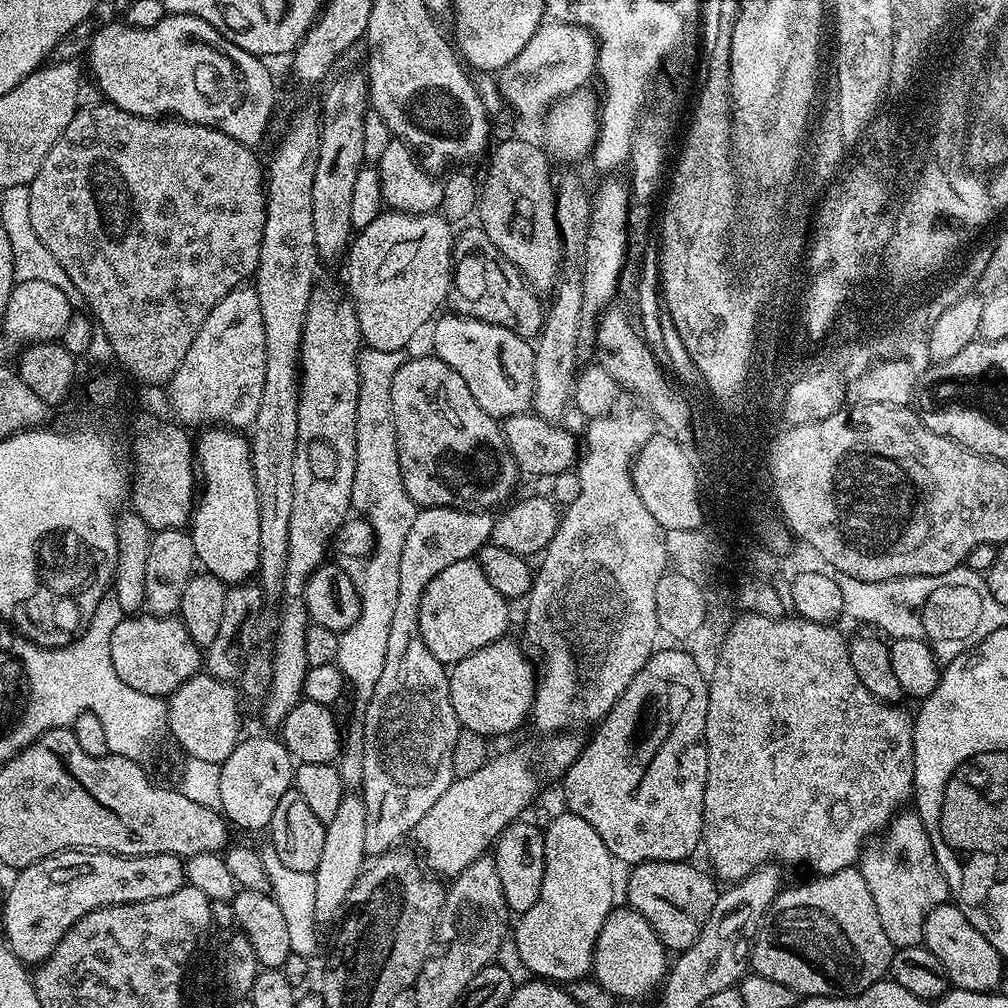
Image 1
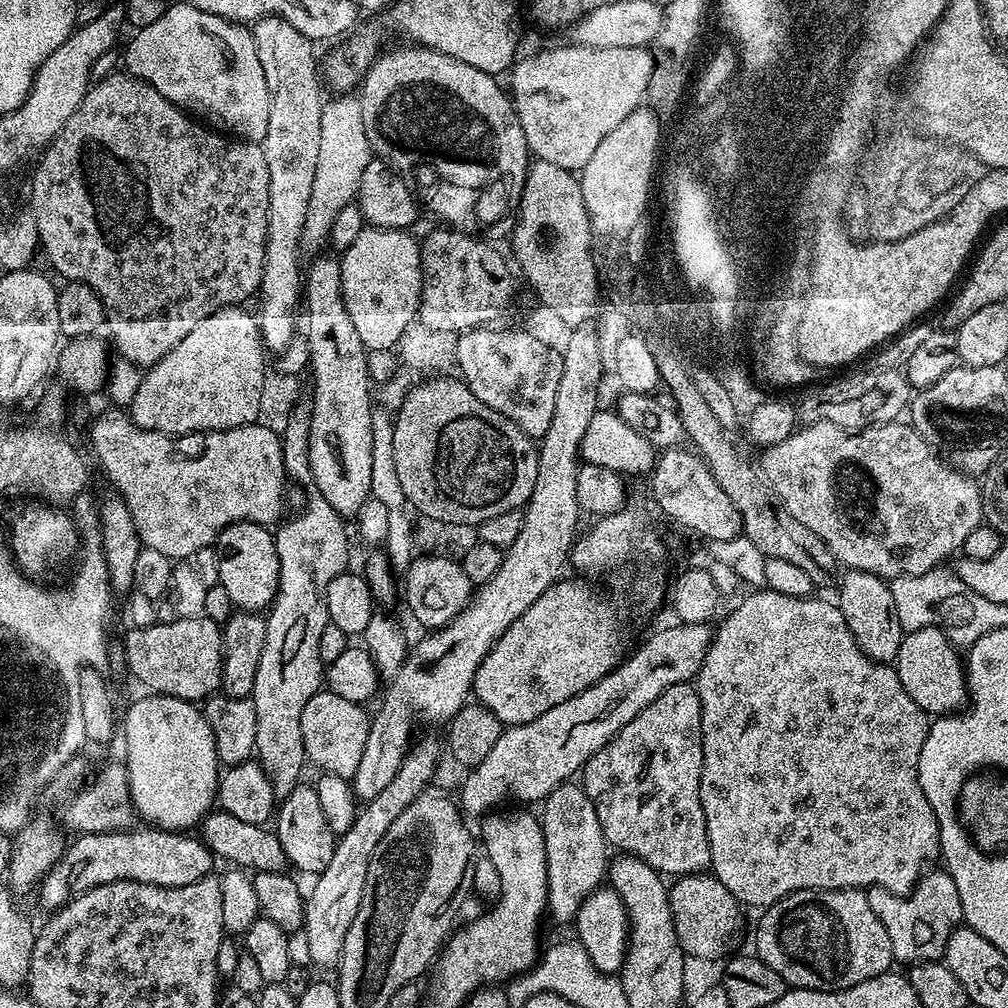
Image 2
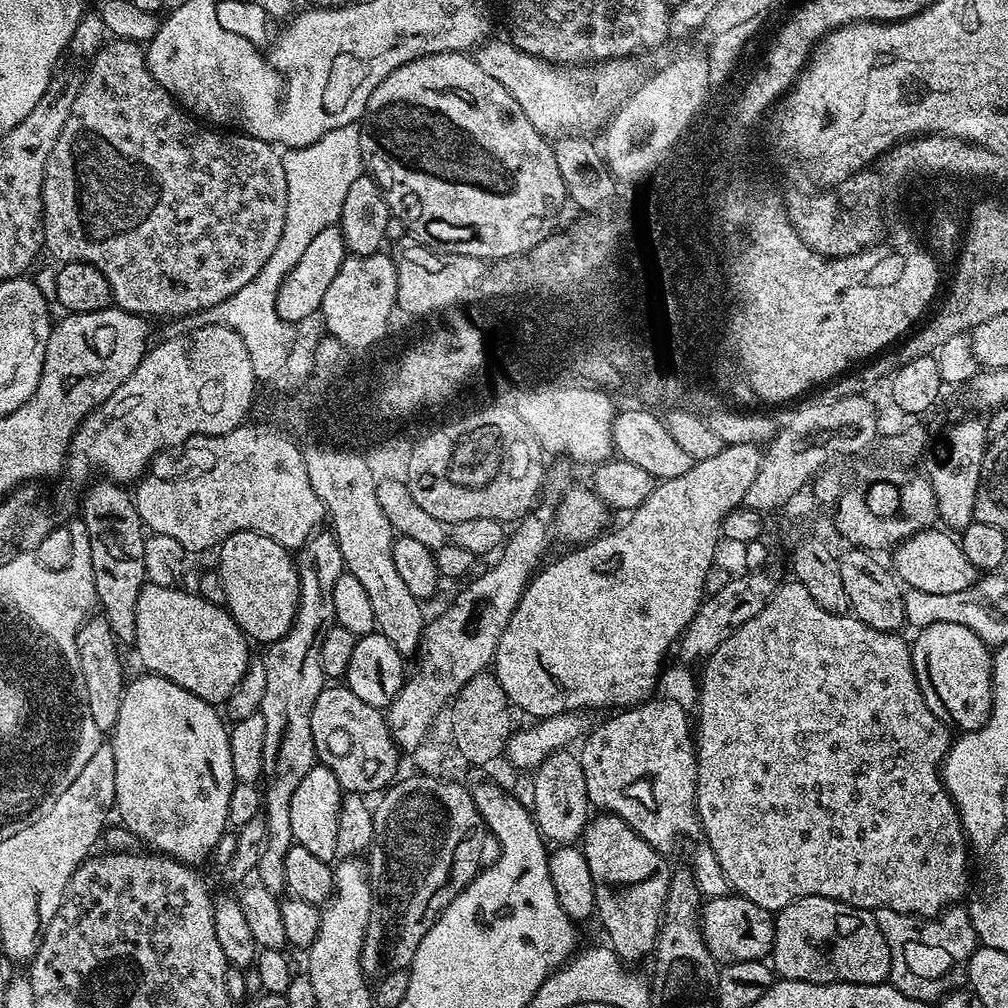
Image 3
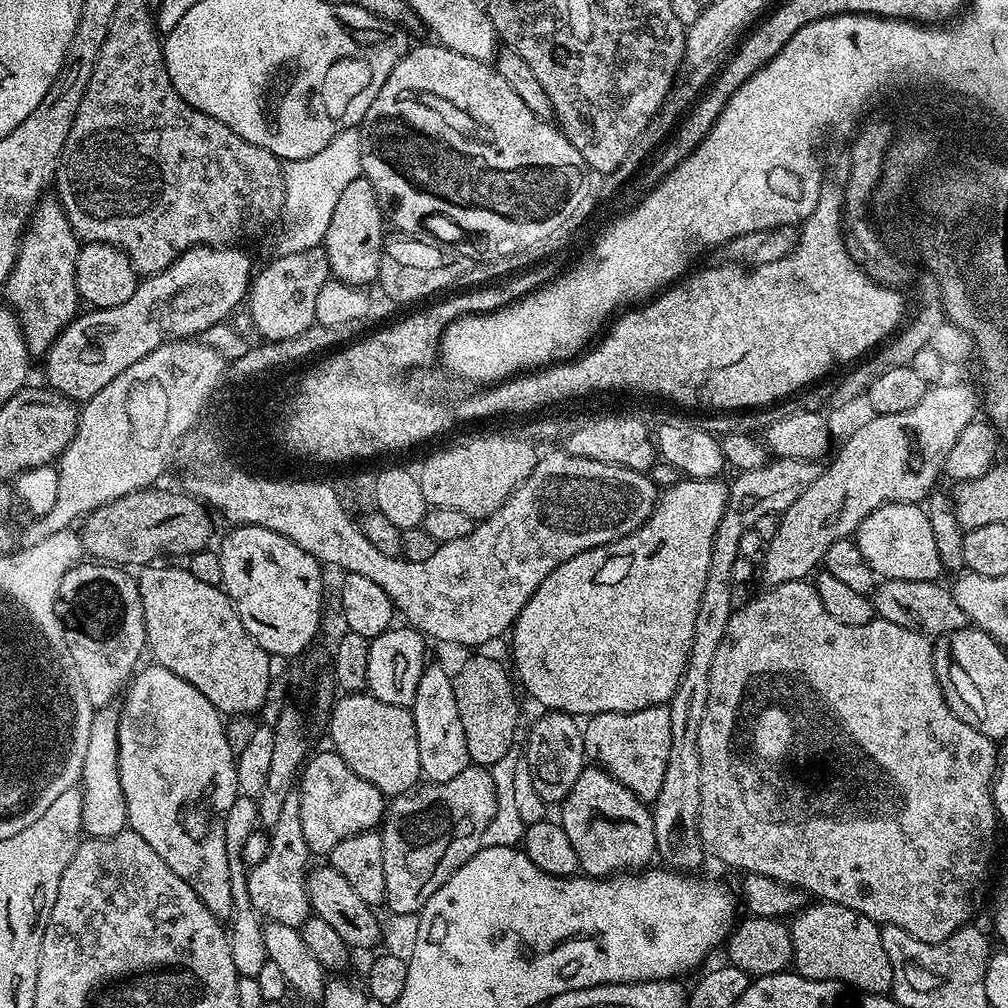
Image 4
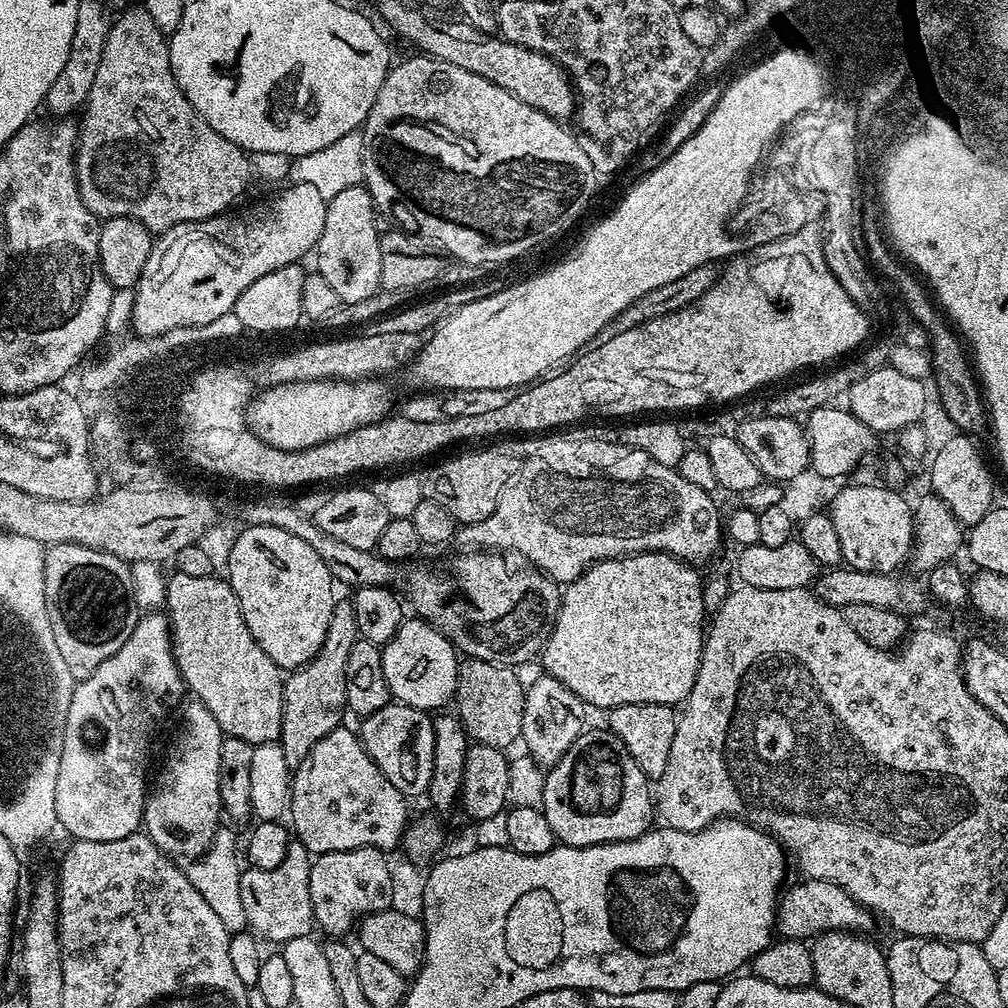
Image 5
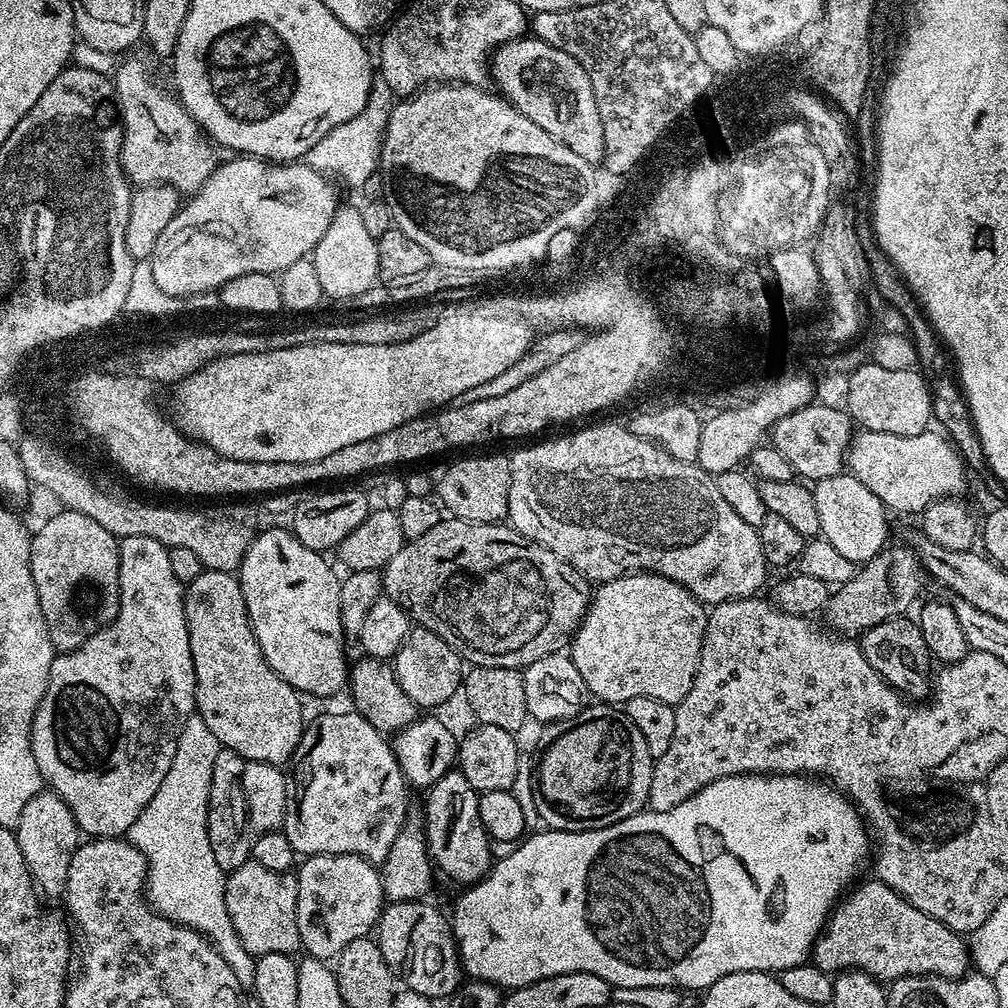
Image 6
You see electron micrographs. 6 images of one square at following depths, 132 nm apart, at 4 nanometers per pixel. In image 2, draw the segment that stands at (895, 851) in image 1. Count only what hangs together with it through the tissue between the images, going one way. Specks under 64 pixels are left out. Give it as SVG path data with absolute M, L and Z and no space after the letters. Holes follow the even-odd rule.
M946 870L940 872L925 871L916 883L916 888L907 896L895 896L890 890L882 890L874 887L867 889L870 910L878 914L882 926L886 926L886 934L890 934L890 946L892 947L893 961L904 963L904 966L921 964L927 960L940 960L946 950L946 942L950 938L952 929L959 928L964 924L962 914L962 902L958 898L958 886L954 886L954 878Z

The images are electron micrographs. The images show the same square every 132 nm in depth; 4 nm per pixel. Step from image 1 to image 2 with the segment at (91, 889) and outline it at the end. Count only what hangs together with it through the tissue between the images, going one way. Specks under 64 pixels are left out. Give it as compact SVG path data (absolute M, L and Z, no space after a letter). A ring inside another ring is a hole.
M140 826L135 830L123 832L86 832L75 837L76 841L69 843L60 855L60 860L51 868L44 879L38 885L40 892L40 904L47 910L61 908L63 904L69 904L73 898L80 896L86 890L94 886L102 886L110 882L138 882L150 886L162 886L163 888L177 888L178 886L190 886L190 882L198 882L202 878L213 875L212 863L214 857L204 841L192 834L184 832L165 832L164 829L155 826Z

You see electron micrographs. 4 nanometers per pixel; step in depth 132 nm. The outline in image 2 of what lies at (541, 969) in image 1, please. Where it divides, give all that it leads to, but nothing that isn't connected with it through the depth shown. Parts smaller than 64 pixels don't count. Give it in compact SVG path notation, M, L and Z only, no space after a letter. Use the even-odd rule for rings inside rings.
M579 783L560 784L542 802L544 816L542 827L546 842L546 866L548 867L548 907L549 917L553 916L560 924L571 925L575 921L582 902L591 892L605 883L606 873L610 867L610 845L602 834L602 826L598 826L598 814L594 814L594 802L586 795Z

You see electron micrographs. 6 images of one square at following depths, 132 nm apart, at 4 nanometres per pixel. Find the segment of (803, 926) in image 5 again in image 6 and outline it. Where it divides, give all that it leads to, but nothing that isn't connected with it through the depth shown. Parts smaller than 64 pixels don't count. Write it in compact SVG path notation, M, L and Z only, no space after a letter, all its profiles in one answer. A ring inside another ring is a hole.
M875 878L857 883L832 909L823 933L812 946L811 963L829 974L858 971L891 982L904 976L941 976L959 980L969 975L970 953L965 937L938 918L922 914L890 886Z

